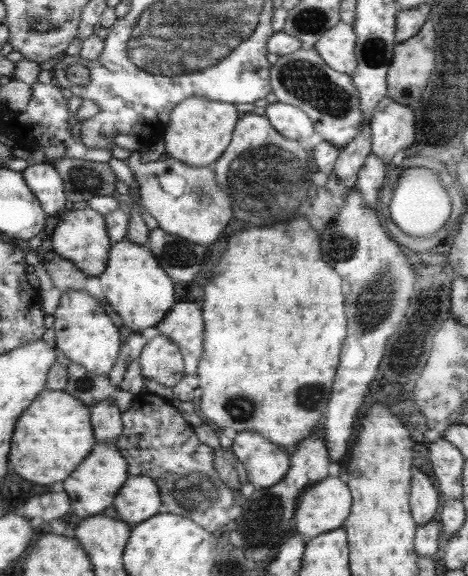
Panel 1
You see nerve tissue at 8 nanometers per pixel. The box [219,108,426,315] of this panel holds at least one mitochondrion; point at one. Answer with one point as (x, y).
(268, 181)

